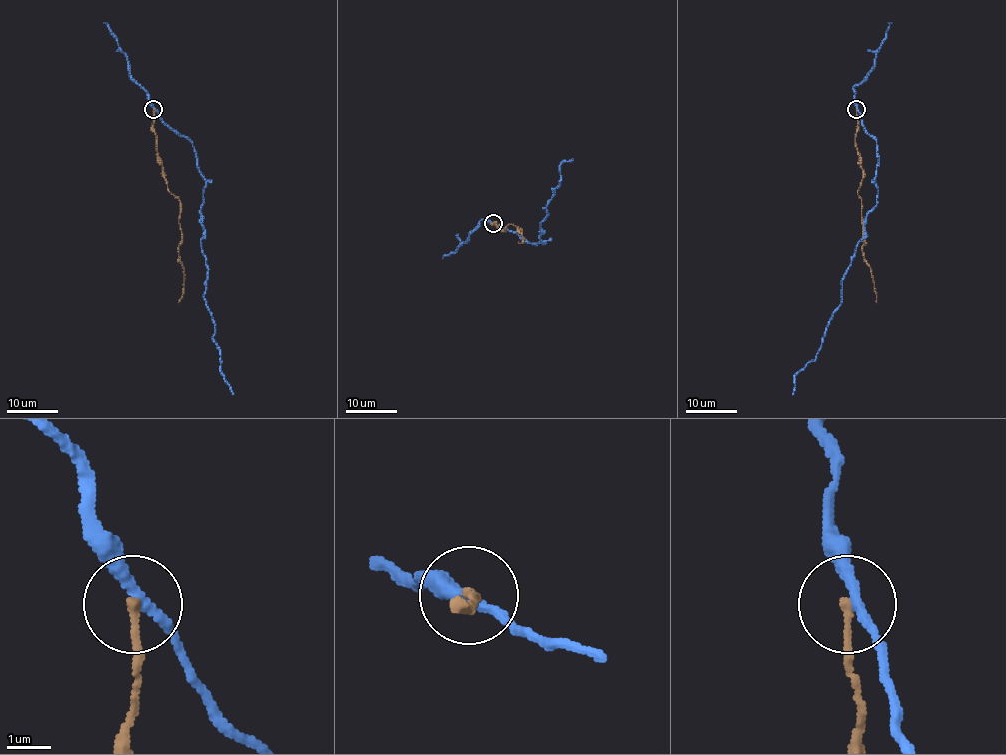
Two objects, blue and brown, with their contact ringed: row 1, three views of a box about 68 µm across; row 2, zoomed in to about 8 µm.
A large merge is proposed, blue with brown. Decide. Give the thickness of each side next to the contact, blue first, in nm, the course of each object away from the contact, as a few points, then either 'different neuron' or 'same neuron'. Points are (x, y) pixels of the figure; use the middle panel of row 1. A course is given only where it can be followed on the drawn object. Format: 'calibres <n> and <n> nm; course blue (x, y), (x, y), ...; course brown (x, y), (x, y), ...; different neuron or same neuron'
calibres 240 and 180 nm; course blue (493, 224), (542, 244), (545, 207), (560, 183), (560, 165), (573, 159); course brown (493, 223), (503, 229), (509, 224), (519, 228), (523, 242), (518, 243); different neuron

